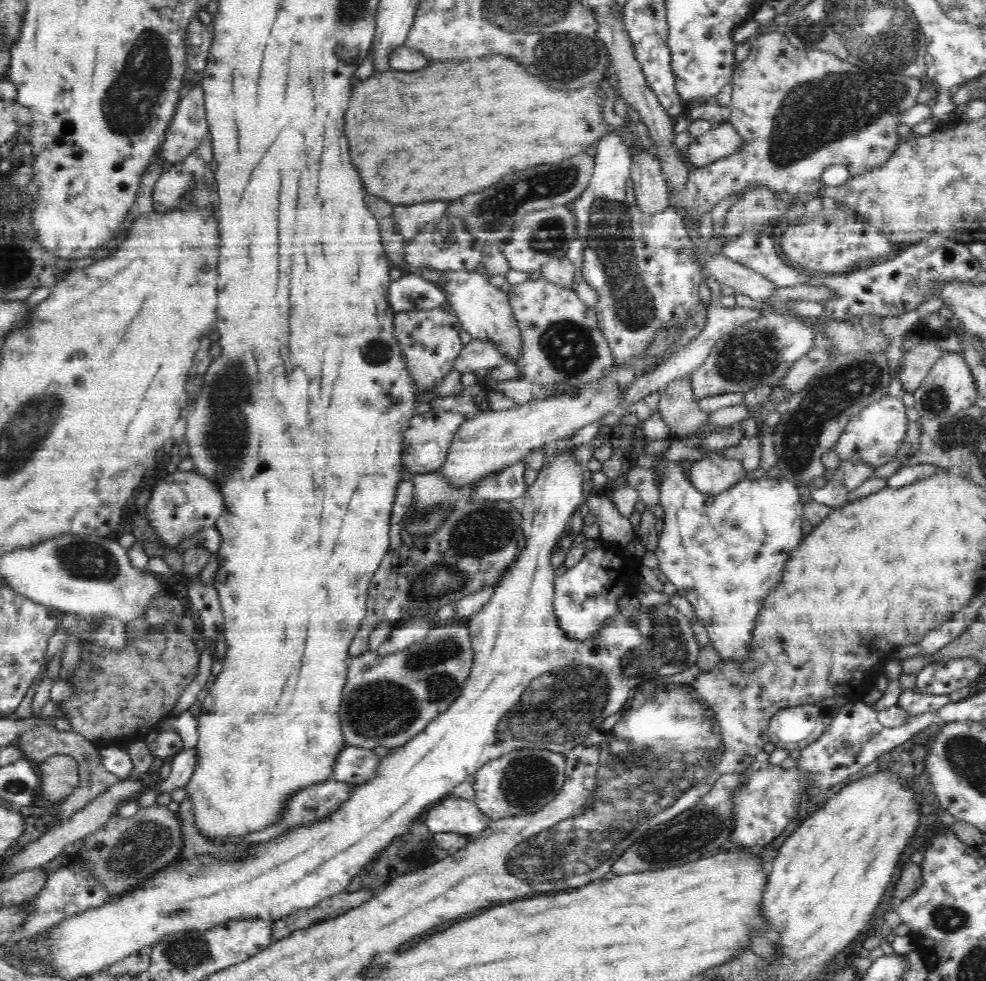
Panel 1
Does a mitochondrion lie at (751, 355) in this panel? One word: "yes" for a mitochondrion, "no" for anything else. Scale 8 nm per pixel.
yes

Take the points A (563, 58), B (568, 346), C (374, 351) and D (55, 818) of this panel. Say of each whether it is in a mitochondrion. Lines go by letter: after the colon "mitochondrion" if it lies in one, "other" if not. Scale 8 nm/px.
A: mitochondrion
B: mitochondrion
C: mitochondrion
D: other

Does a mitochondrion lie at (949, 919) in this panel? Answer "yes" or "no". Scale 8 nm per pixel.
yes

